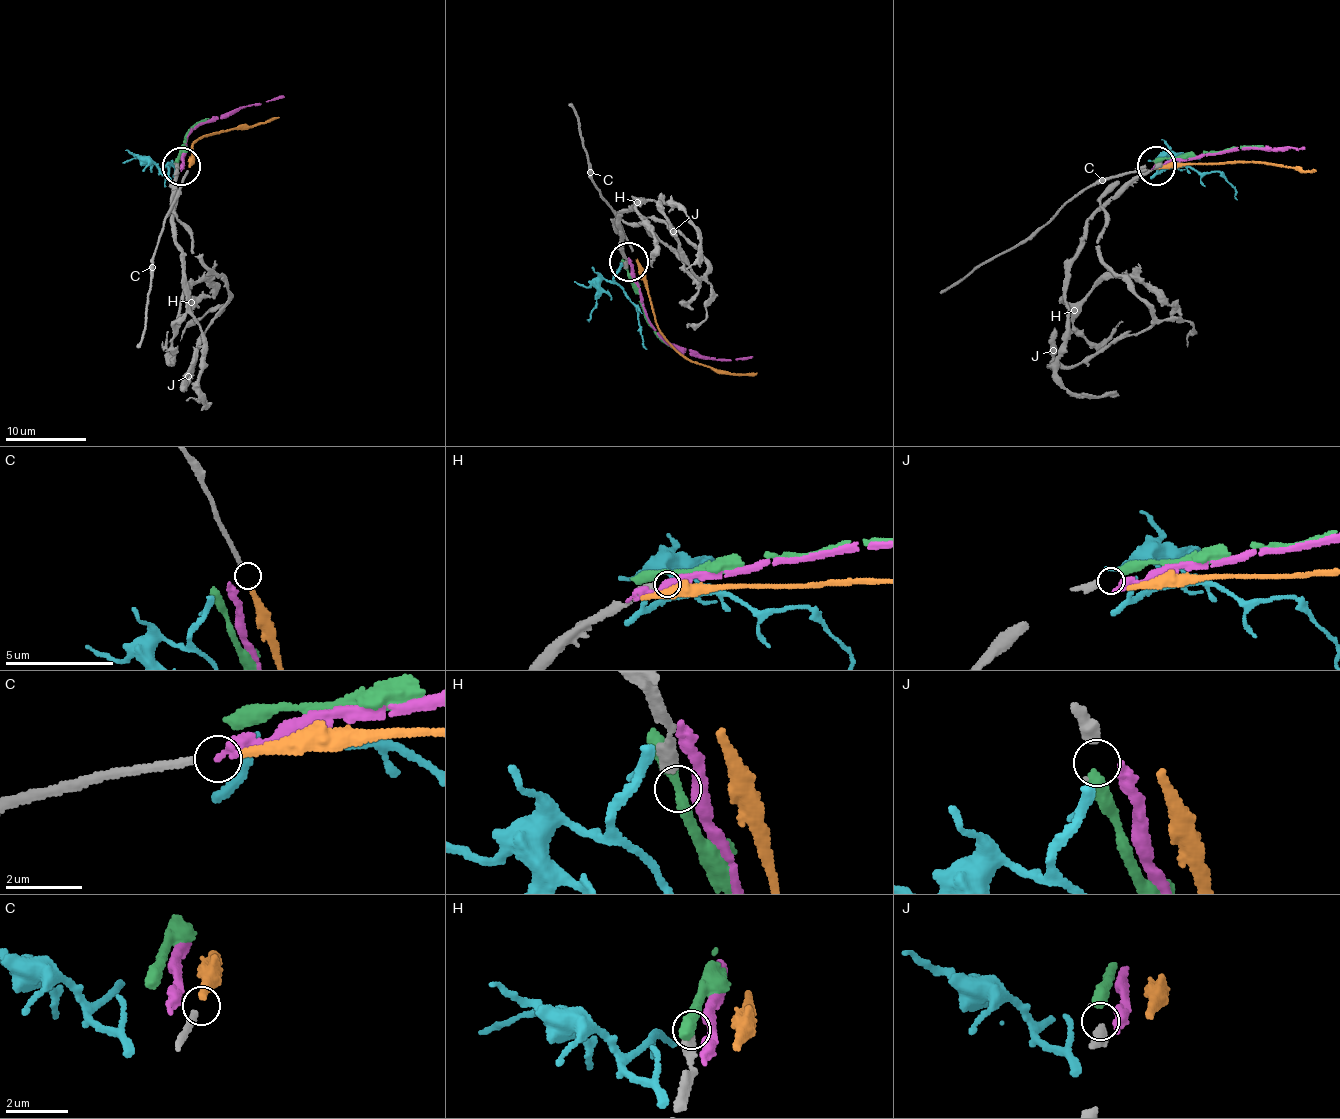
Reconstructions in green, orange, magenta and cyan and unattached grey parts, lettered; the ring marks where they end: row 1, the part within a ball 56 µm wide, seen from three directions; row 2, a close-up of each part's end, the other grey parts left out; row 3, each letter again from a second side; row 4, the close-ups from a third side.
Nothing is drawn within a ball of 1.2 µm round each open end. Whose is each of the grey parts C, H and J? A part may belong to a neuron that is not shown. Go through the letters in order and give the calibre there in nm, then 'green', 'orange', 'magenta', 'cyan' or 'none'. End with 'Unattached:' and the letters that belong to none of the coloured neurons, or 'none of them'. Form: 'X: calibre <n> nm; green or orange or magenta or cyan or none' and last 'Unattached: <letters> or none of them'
C: calibre 190 nm; orange
H: calibre 400 nm; none
J: calibre 340 nm; green
Unattached: H

